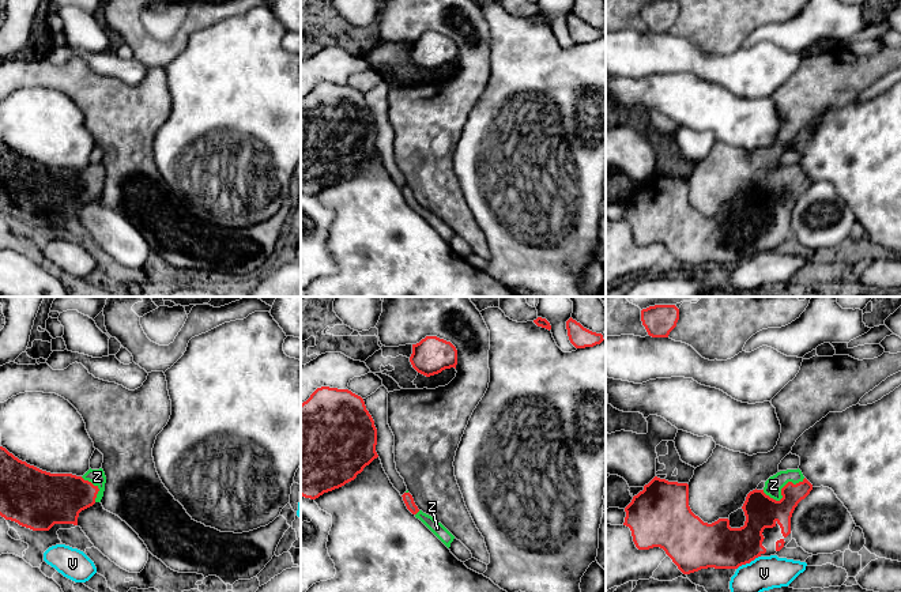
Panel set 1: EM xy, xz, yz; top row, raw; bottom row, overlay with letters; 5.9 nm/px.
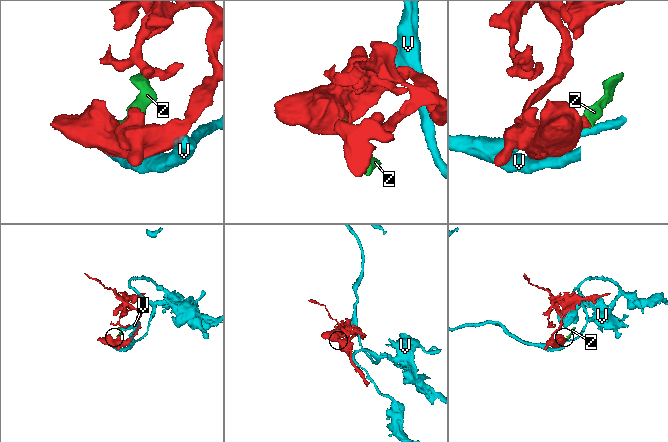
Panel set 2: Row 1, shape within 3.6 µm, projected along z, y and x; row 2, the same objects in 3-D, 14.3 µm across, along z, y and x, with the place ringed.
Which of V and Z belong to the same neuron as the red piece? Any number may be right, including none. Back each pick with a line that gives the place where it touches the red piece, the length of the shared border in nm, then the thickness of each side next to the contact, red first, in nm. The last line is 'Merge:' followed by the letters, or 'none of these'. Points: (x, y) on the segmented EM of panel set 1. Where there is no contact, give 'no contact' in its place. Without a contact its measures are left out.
Z: contact yz (781, 491); length 260 nm; calibres 200 and 100 nm
Merge: Z

